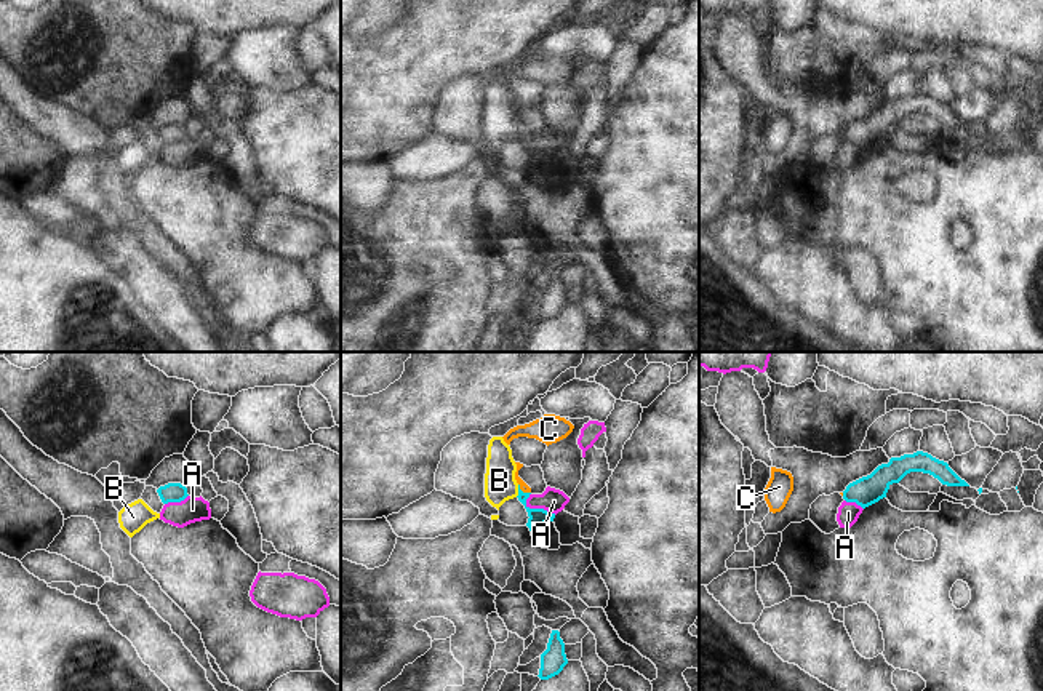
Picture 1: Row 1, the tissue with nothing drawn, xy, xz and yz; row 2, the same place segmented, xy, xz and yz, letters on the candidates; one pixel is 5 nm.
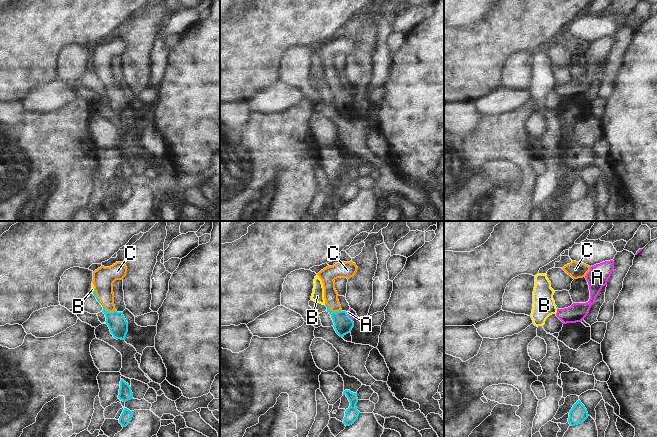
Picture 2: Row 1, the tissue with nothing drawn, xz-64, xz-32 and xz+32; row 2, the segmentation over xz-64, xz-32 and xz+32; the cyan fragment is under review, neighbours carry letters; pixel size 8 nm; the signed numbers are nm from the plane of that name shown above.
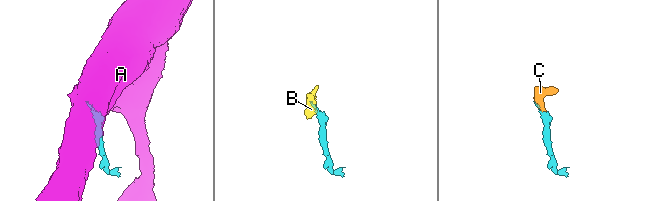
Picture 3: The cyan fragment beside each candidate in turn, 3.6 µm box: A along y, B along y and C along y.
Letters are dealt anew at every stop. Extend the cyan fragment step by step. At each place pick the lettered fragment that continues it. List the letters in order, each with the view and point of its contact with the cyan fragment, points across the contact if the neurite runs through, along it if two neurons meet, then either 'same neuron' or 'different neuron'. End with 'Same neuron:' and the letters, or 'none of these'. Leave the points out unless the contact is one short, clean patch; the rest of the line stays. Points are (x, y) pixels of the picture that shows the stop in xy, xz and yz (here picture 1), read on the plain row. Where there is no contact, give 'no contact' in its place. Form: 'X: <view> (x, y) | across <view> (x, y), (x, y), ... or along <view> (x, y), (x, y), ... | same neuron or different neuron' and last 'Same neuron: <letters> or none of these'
A: xz (539, 151) | along xz (525, 141), (530, 149), (543, 149), (555, 155) | different neuron
B: xz (519, 133) | along xz (519, 127), (515, 138) | different neuron
C: xz (522, 133) | across xz (538, 159), (525, 147), (522, 133), (523, 128) | same neuron
Same neuron: C

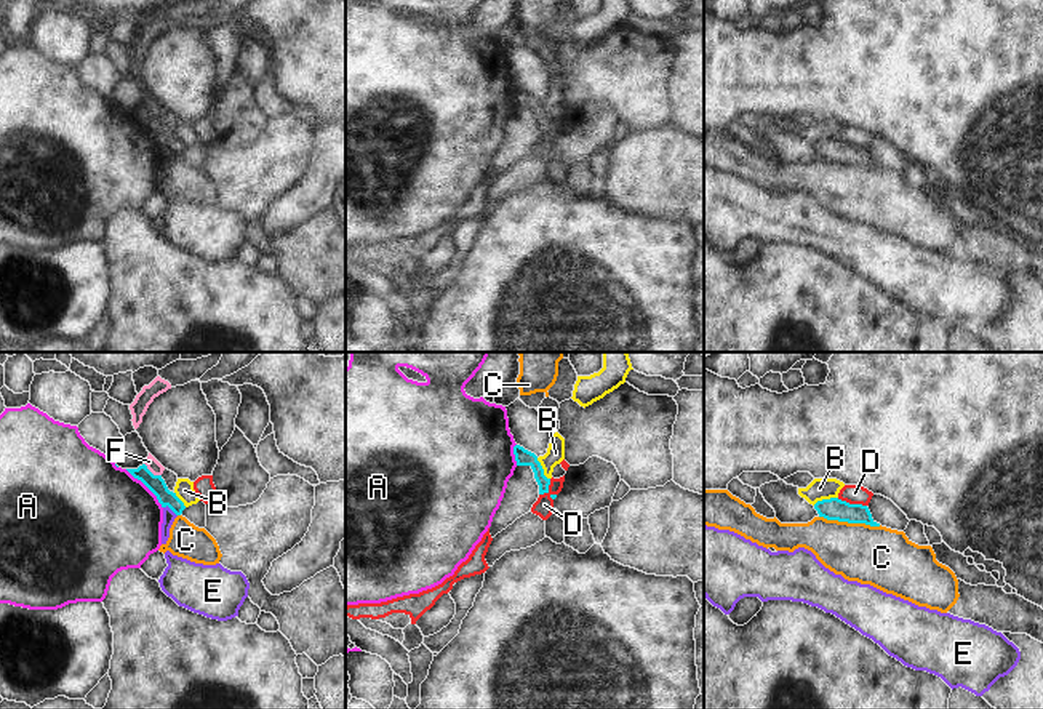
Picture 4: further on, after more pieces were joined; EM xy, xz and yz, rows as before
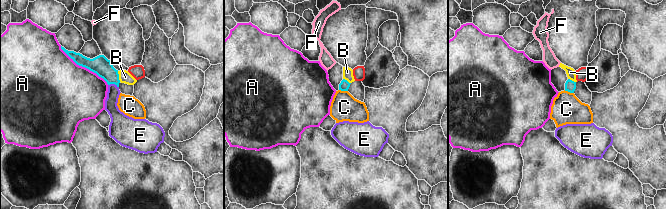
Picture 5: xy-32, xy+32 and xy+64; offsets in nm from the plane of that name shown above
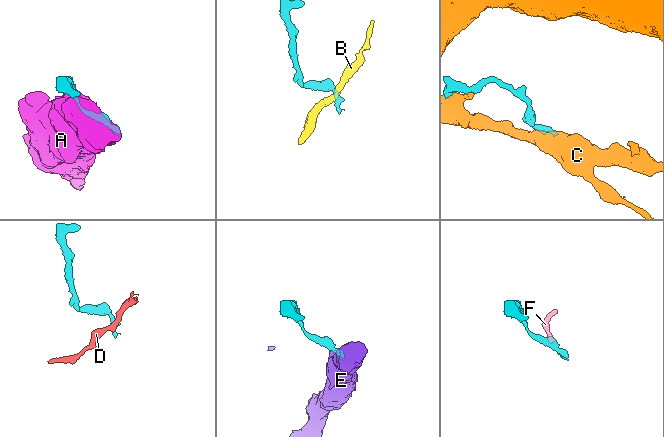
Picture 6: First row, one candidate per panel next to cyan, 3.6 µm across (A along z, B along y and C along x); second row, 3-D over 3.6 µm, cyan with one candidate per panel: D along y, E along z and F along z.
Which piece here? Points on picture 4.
A: xy (146, 127) | different neuron
B: yz (824, 141) | along yz (837, 138), (818, 141), (813, 146) | different neuron
C: yz (850, 164) | along yz (819, 157), (829, 162), (880, 167) | different neuron
D: xz (547, 132) | along xz (551, 120), (549, 133), (552, 141) | different neuron
E: xy (170, 149) | along xy (163, 148), (176, 157) | different neuron
F: xy (151, 114) | along xy (144, 104), (154, 116), (160, 117) | different neuron
Same neuron: none of these

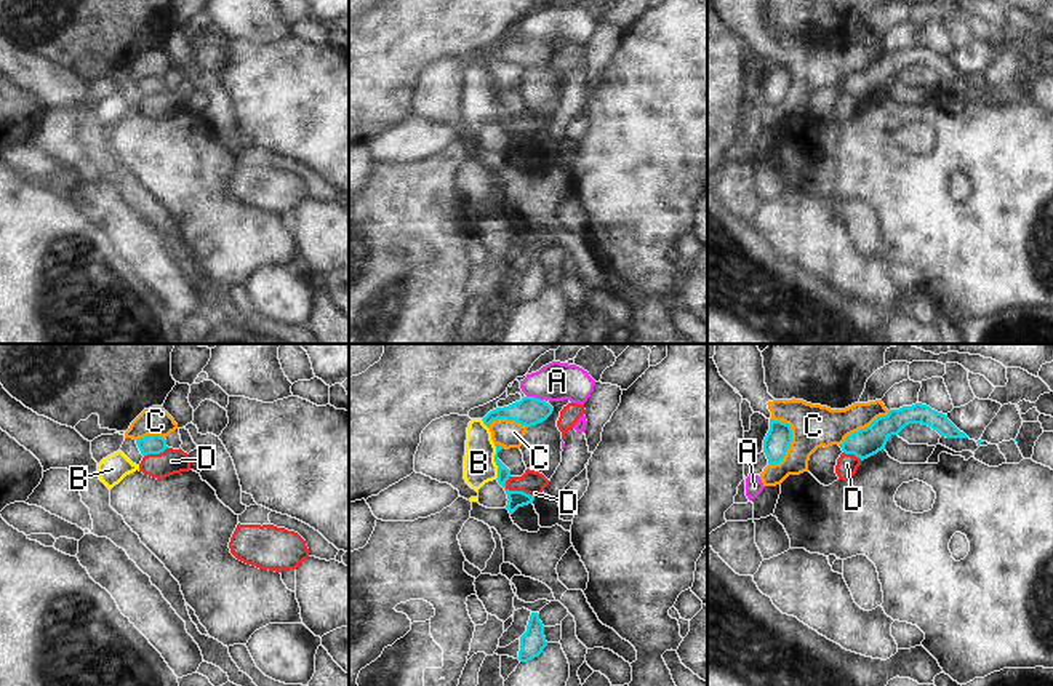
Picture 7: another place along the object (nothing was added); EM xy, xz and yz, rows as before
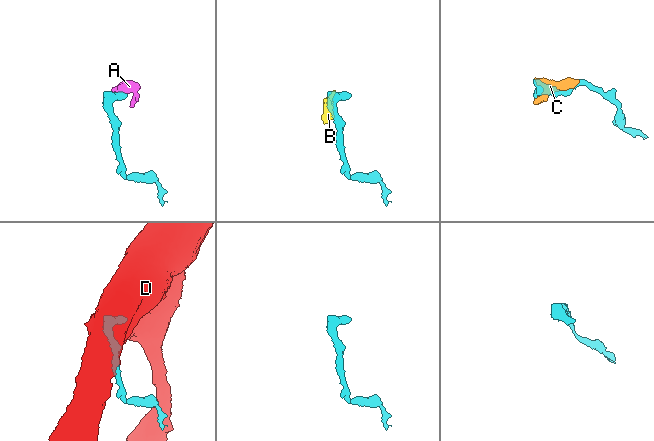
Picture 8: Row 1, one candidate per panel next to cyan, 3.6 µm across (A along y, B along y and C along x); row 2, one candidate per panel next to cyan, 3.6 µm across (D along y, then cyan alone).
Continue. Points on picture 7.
A: xz (533, 39) | along xz (527, 37), (543, 42) | different neuron
B: xz (495, 103) | along xz (493, 87), (496, 120) | different neuron
C: yz (791, 83) | different neuron
D: xz (519, 133) | along xz (504, 123), (509, 131), (522, 131), (535, 138) | different neuron
Same neuron: none of these

